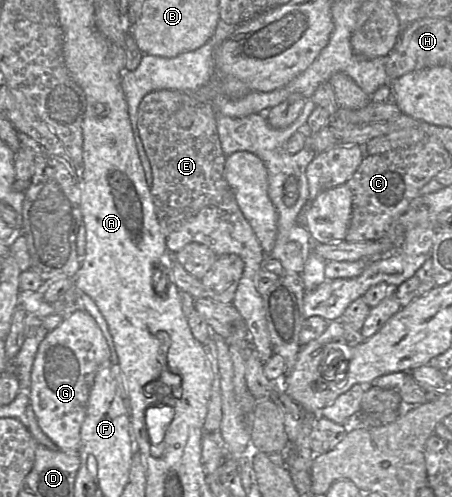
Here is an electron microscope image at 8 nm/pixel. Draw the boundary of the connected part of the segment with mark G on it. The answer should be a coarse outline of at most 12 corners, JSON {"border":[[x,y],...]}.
{"border":[[81,309],[40,342],[29,404],[59,450],[78,452],[96,373],[111,365]]}

